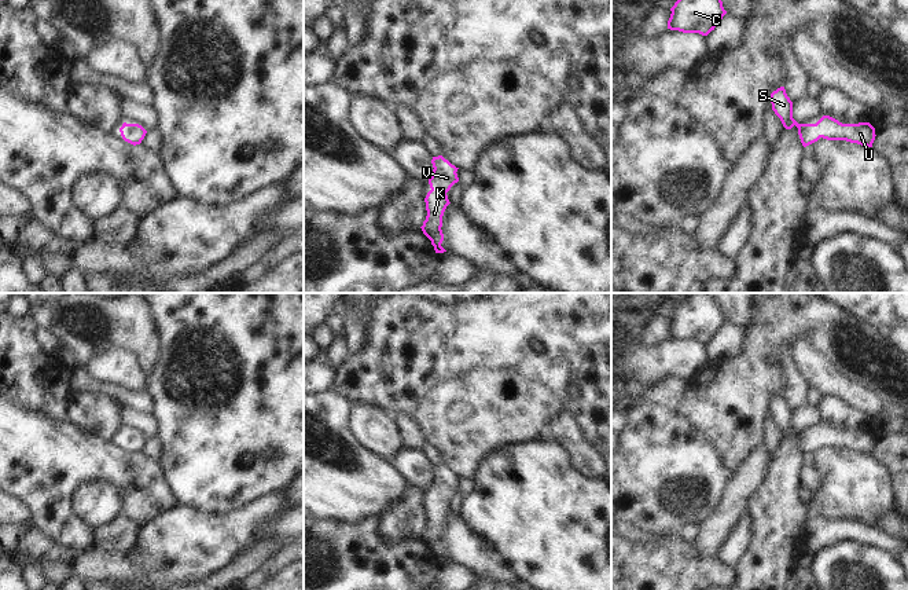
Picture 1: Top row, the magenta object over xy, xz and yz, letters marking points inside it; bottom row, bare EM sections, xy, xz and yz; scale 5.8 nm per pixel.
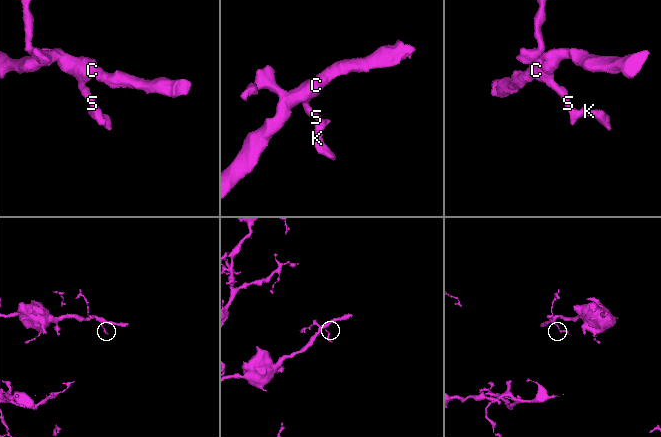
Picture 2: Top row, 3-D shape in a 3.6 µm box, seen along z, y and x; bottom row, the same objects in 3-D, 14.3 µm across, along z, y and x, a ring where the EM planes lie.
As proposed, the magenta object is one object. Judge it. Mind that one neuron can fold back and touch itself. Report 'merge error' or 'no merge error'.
no merge error

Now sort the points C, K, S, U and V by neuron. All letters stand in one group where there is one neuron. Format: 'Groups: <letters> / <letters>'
Groups: C K S U V.

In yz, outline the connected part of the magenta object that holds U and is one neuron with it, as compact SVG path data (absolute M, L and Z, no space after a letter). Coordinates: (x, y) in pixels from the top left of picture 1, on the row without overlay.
M784 395L771 402L772 418L780 426L786 437L794 433L804 455L817 450L820 446L827 448L846 448L861 454L872 455L875 436L870 430L842 432L838 428L823 424L816 432L798 432L793 426L793 410L786 402Z

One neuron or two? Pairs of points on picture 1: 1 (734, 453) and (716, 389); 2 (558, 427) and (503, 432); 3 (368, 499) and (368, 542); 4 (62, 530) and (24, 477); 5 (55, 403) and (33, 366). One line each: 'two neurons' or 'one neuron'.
1: one neuron
2: two neurons
3: two neurons
4: one neuron
5: one neuron

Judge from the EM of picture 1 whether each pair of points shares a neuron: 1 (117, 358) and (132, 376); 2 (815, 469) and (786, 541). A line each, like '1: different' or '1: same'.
1: same
2: different

